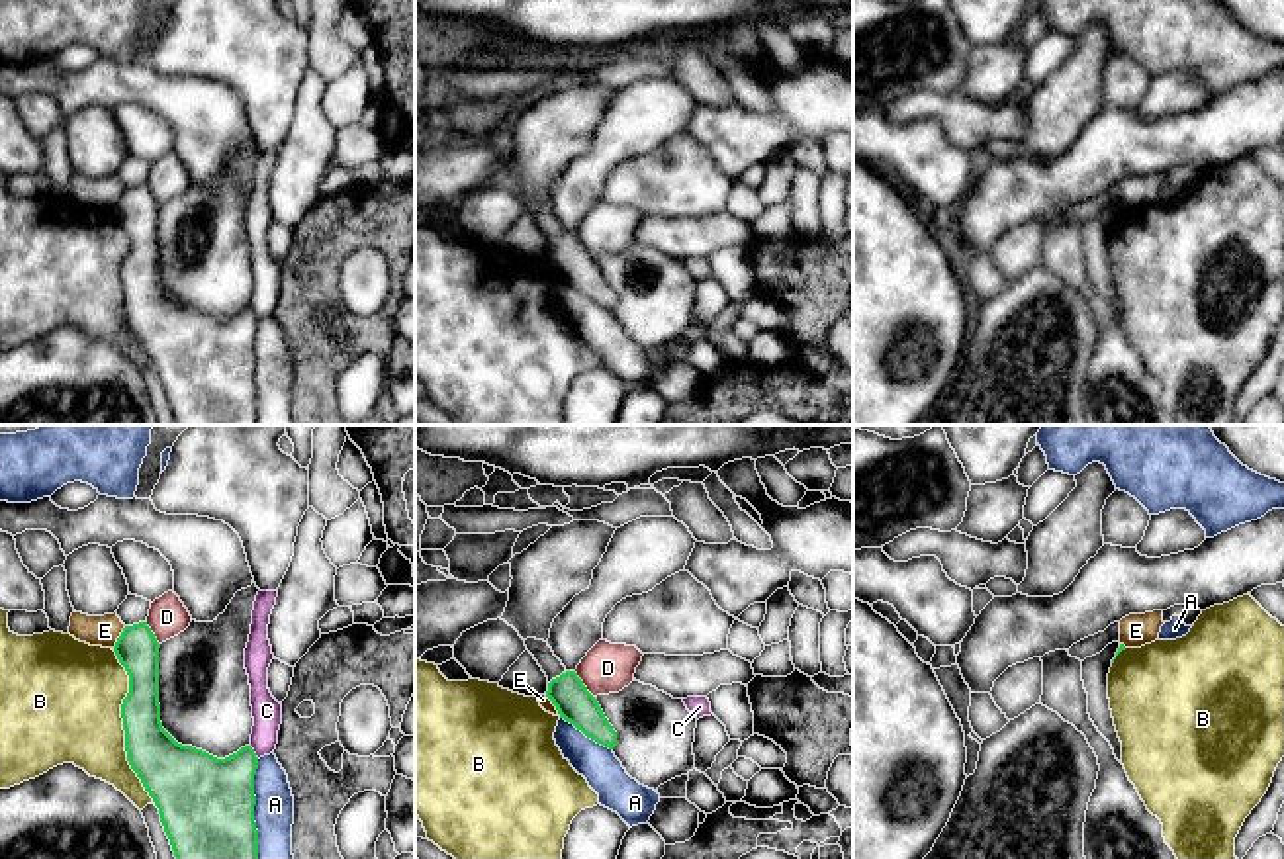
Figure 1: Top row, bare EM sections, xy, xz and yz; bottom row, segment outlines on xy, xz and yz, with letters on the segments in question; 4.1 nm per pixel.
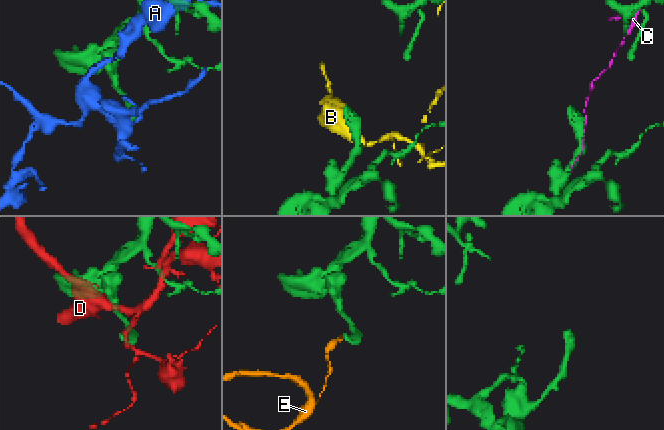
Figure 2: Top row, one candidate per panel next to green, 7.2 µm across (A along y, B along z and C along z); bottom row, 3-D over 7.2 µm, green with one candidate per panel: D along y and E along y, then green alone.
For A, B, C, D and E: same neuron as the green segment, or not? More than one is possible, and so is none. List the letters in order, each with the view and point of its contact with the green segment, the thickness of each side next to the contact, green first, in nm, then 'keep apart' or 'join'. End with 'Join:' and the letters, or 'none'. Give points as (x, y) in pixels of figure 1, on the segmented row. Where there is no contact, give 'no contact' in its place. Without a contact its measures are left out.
A: xy (253, 809) | 400/160 nm | keep apart
B: xy (124, 726) | 240/440 nm | keep apart
C: xy (253, 752) | 340/120 nm | keep apart
D: xz (584, 685) | 160/200 nm | keep apart
E: xy (118, 638) | 180/130 nm | keep apart
Join: none

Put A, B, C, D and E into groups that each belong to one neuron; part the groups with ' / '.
A / B / C / D / E

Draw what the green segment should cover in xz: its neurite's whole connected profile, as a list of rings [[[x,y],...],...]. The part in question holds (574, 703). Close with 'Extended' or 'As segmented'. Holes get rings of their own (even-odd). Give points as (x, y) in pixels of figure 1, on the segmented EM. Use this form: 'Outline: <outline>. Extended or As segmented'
Outline: [[[566,671],[548,683],[546,697],[556,706],[560,718],[573,724],[587,738],[613,749],[617,732],[605,718],[597,699],[587,691],[575,671]]]. As segmented

